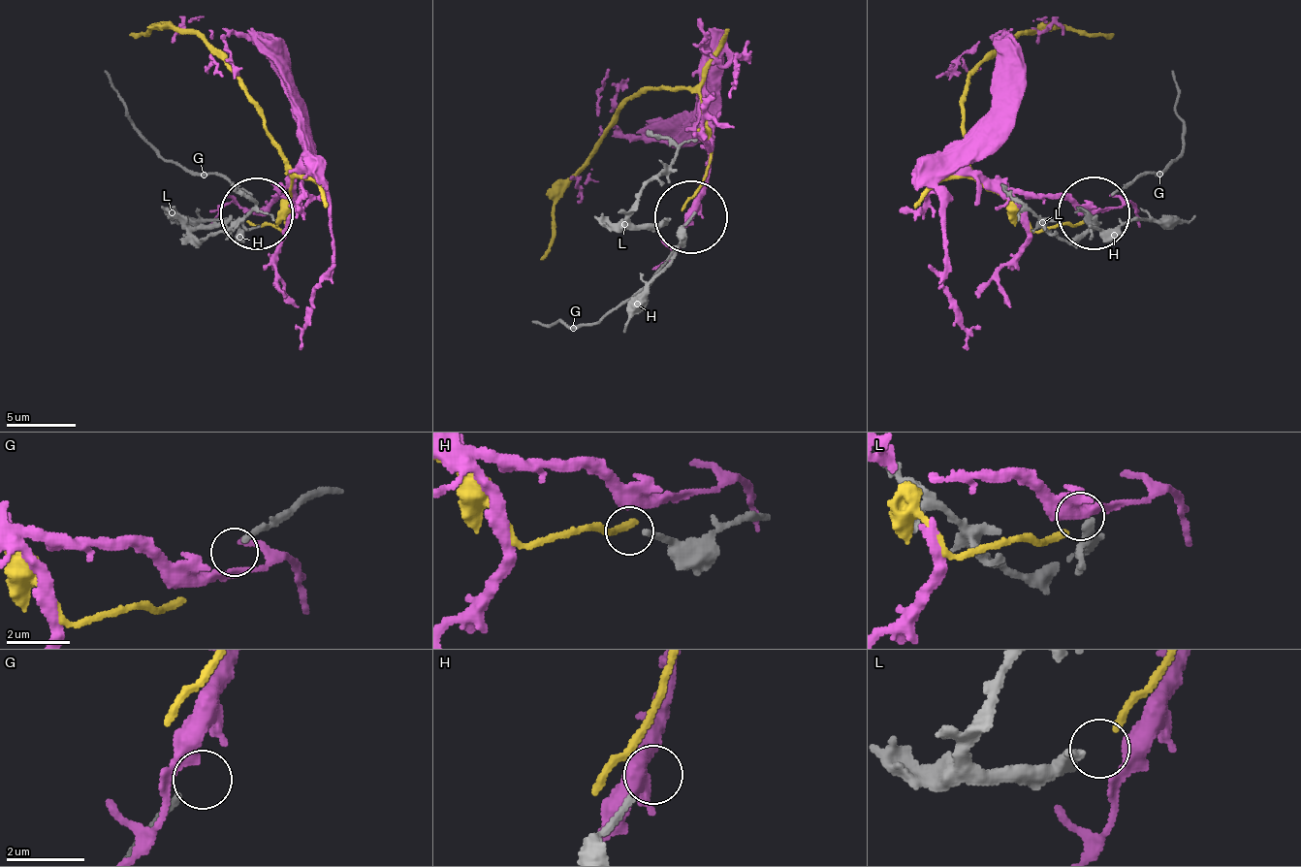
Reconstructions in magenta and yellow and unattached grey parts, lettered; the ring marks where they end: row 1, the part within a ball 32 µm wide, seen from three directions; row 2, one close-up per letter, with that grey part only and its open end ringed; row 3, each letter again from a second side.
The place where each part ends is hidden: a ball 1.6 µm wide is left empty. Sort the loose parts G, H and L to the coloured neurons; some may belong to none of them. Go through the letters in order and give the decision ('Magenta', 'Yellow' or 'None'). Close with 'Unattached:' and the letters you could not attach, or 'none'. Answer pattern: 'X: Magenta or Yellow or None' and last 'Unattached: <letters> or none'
G: None
H: None
L: Magenta
Unattached: G, H

